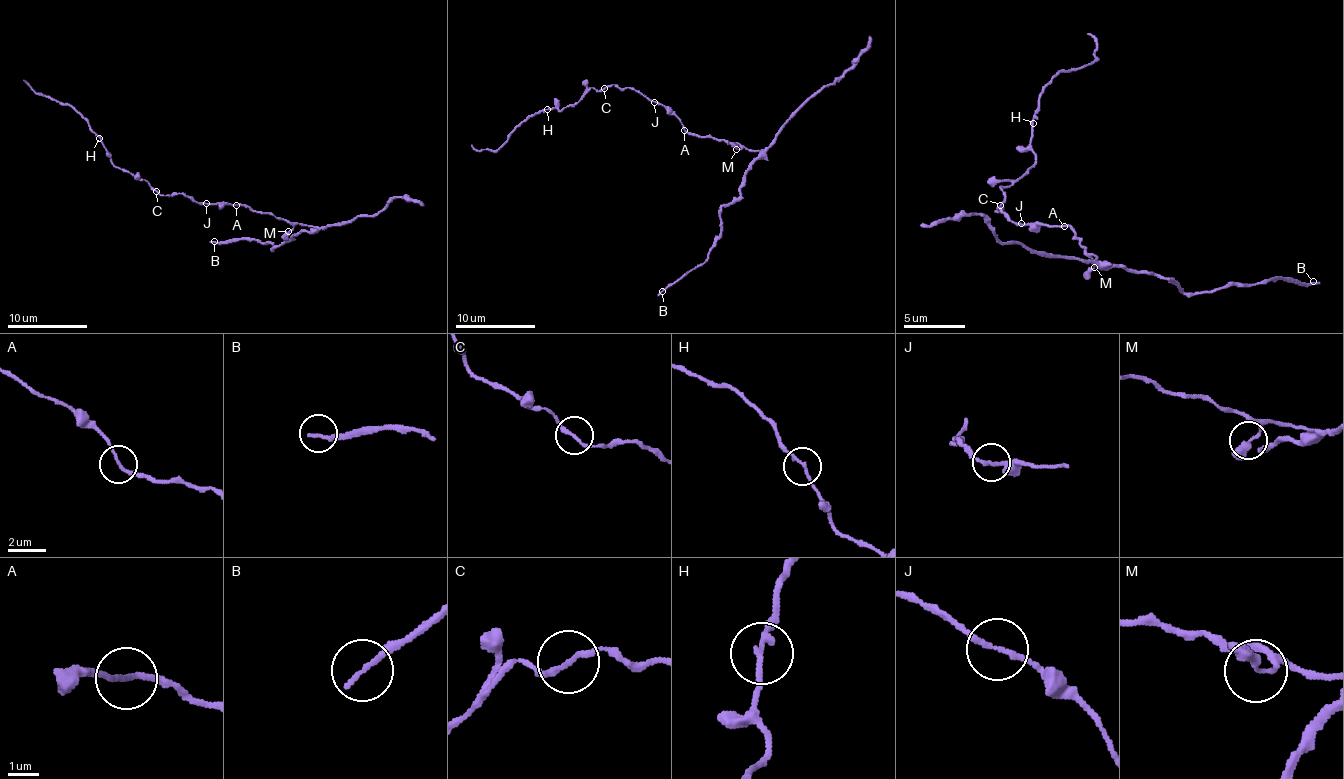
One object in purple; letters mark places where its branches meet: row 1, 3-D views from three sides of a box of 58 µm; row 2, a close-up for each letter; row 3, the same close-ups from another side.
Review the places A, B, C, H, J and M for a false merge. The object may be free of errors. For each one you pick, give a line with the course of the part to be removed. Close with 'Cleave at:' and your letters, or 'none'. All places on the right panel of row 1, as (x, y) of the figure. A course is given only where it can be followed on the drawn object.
Cleave at: none

